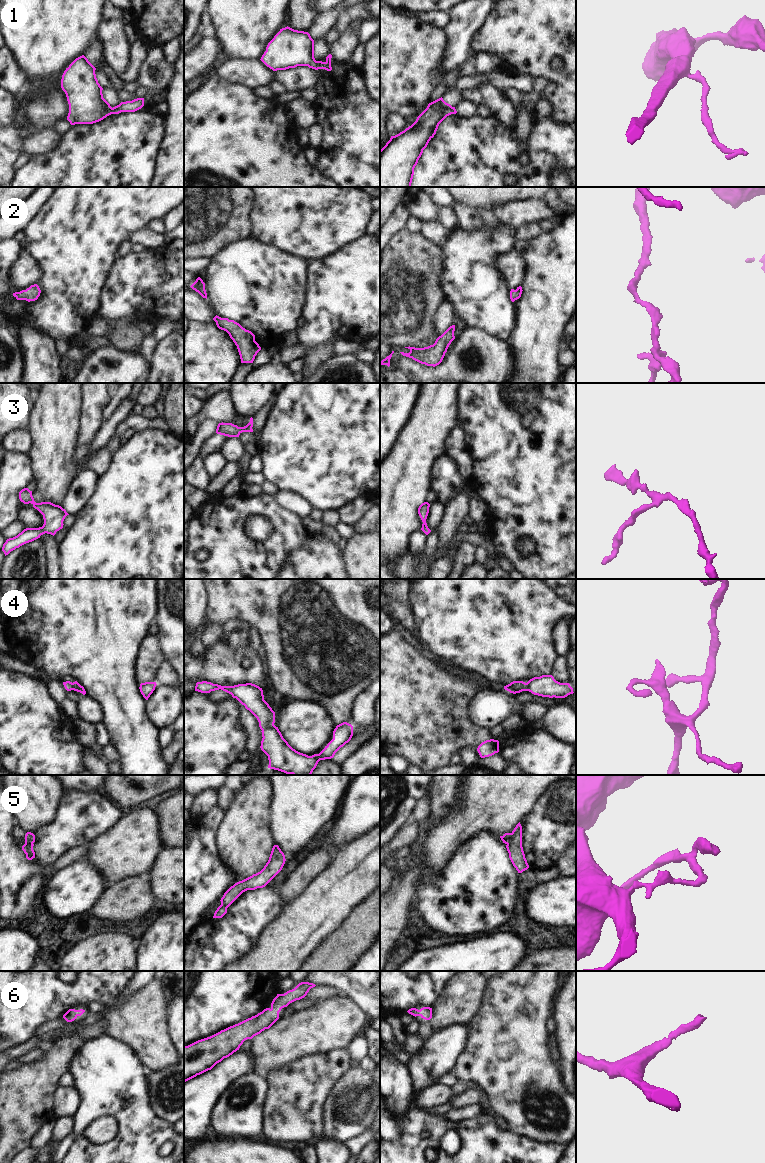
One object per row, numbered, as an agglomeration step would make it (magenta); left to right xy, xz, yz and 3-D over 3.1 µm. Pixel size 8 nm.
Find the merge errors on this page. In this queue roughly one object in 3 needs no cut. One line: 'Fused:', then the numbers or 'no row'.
Fused: 5

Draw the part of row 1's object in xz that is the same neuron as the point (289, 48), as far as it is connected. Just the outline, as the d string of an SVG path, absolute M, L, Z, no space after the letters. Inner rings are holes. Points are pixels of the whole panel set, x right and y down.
M287 26L280 29L268 43L260 60L273 71L297 66L331 71L331 58L332 55L329 54L325 62L316 61L314 58L314 40L310 34Z

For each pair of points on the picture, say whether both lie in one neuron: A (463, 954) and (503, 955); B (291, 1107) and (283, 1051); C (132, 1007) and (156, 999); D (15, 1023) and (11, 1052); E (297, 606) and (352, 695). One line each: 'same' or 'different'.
A: same
B: different
C: same
D: different
E: same

